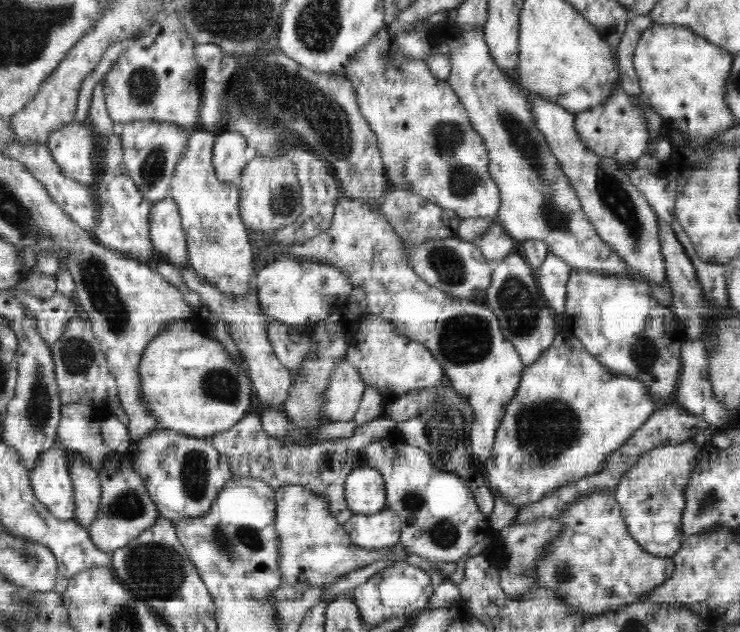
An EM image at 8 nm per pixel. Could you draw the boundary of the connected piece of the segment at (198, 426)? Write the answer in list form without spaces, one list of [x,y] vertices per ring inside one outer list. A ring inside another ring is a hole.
[[[173,325],[150,340],[142,352],[138,375],[144,403],[152,415],[156,415],[159,429],[170,429],[192,437],[214,436],[232,428],[244,414],[248,414],[252,404],[252,381],[245,365],[240,367],[218,339],[212,339],[202,331],[184,325]]]

